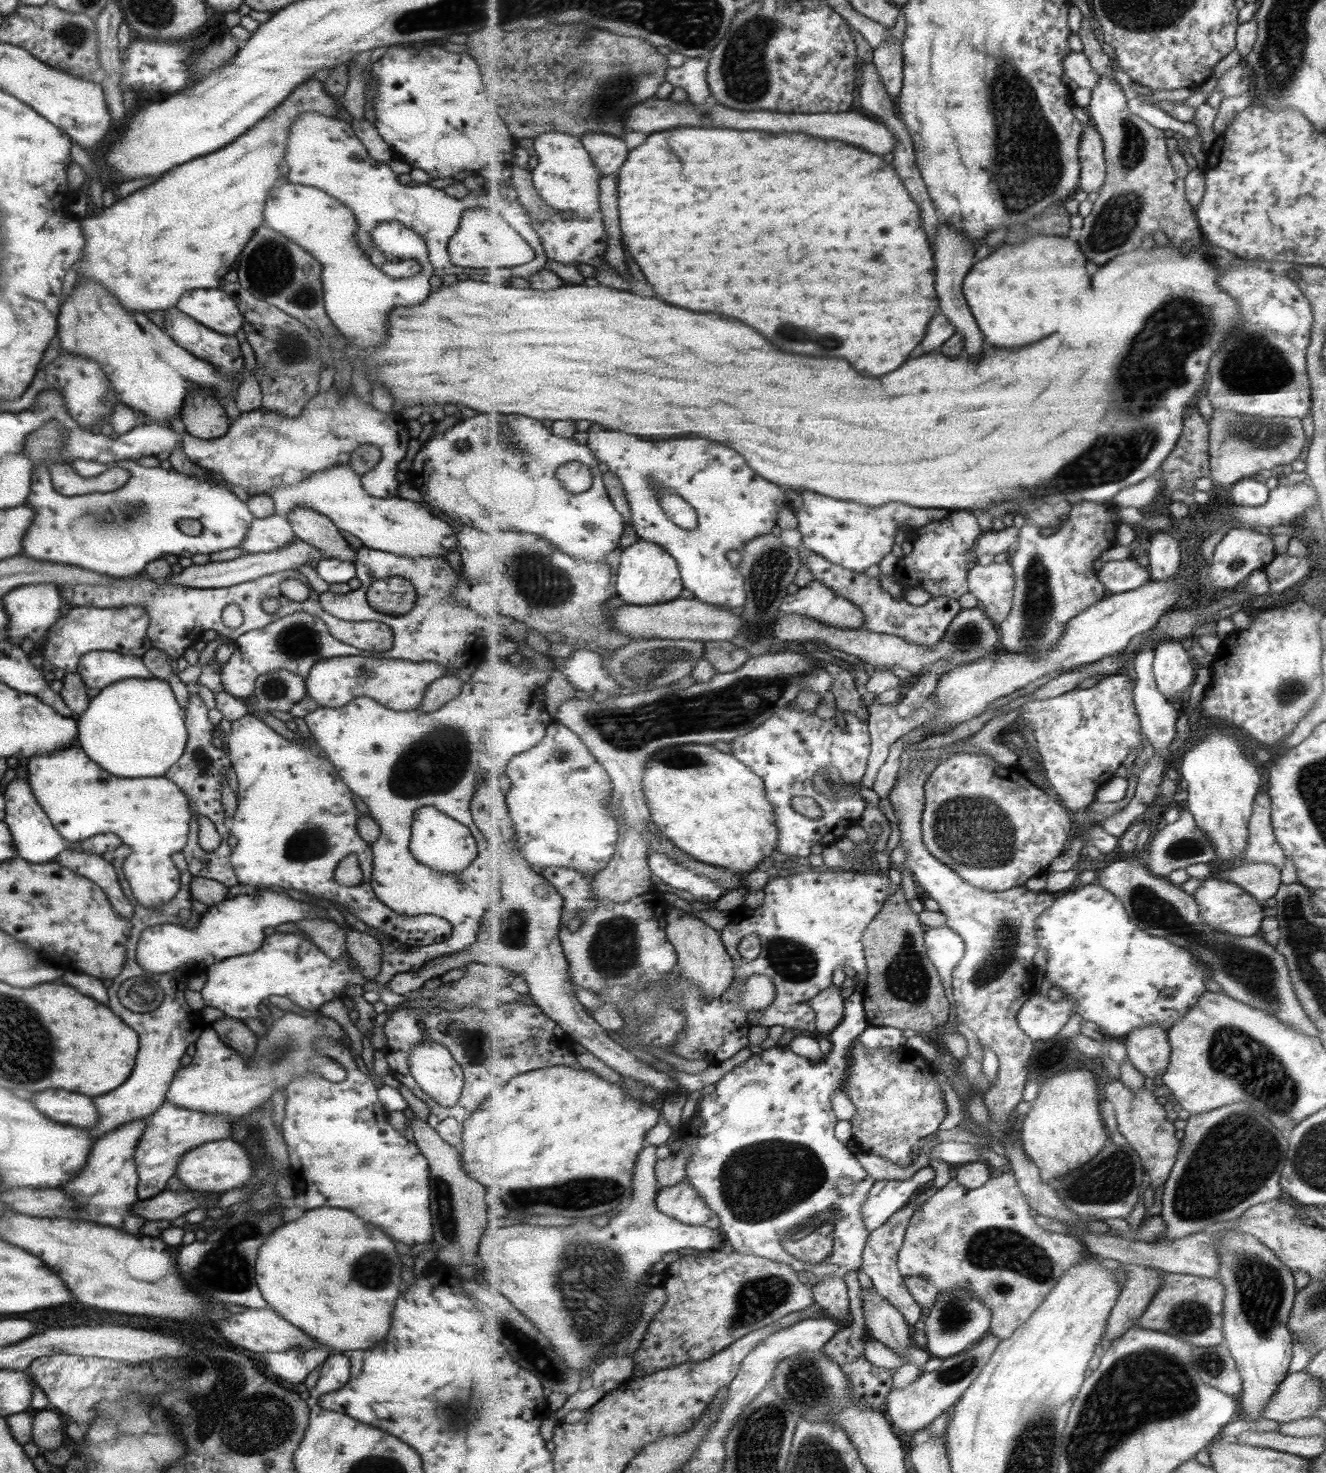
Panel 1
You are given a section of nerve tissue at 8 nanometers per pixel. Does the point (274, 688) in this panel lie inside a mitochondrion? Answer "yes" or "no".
yes

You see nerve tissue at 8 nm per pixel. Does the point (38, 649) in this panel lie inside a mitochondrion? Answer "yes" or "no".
no

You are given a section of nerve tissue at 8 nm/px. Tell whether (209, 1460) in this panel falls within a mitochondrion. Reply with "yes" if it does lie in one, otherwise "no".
no

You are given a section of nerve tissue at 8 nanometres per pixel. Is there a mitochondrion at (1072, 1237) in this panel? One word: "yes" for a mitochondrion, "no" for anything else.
no

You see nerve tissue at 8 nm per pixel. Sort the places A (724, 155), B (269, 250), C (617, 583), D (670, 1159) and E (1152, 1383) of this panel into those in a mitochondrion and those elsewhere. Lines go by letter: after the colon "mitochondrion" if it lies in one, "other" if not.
A: other
B: mitochondrion
C: other
D: other
E: mitochondrion

